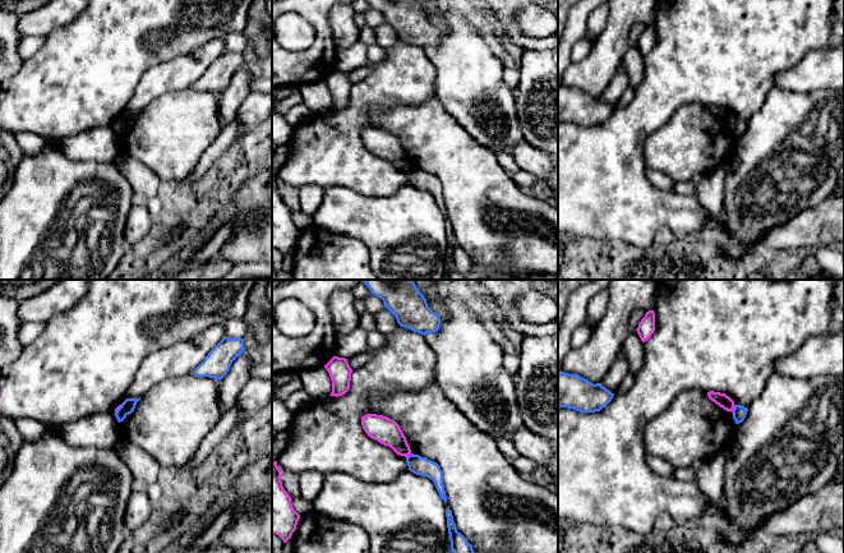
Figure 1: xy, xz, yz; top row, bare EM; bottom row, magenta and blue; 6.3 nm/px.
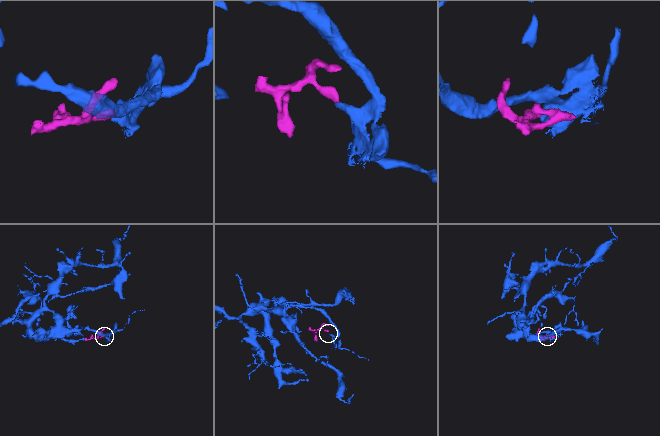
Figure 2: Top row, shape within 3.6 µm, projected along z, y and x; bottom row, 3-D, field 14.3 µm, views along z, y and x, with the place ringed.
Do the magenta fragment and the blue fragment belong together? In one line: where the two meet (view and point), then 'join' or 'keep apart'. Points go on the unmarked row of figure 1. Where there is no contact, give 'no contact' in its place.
contact yz (733, 121); keep apart

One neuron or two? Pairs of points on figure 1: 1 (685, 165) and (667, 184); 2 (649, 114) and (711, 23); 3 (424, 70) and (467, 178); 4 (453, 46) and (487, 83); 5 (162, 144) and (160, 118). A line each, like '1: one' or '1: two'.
1: two
2: one
3: two
4: one
5: one

